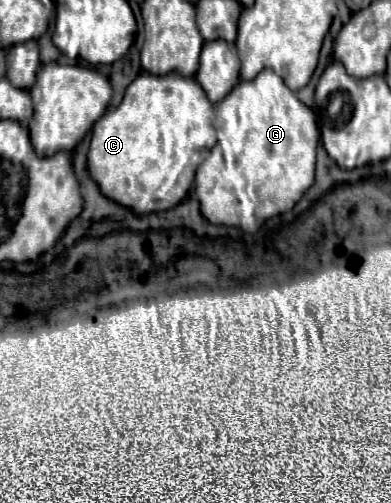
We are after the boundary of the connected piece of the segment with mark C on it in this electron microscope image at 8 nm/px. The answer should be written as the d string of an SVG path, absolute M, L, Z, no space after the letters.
M143 72L143 74L139 74L129 86L127 86L127 90L125 90L125 96L123 96L123 102L115 108L115 110L109 110L107 114L103 114L97 122L95 122L95 126L93 126L93 138L91 138L91 148L89 148L89 156L87 156L87 170L89 170L89 174L91 174L91 178L99 184L99 188L101 188L101 192L109 198L109 200L113 200L113 202L117 202L117 204L121 204L121 206L125 206L125 208L133 208L133 212L135 214L151 214L151 212L163 212L169 210L169 208L173 208L175 204L180 204L187 198L195 198L199 202L199 198L197 198L197 194L195 194L195 178L197 178L197 172L199 172L199 166L203 164L203 160L209 156L209 152L215 148L215 146L219 146L219 136L217 136L217 128L213 128L213 104L207 100L207 96L205 96L205 92L203 92L203 88L199 88L199 82L195 80L195 78L183 78L183 76L179 76L179 74L167 74L167 76L153 76L153 74L149 74L149 72Z

